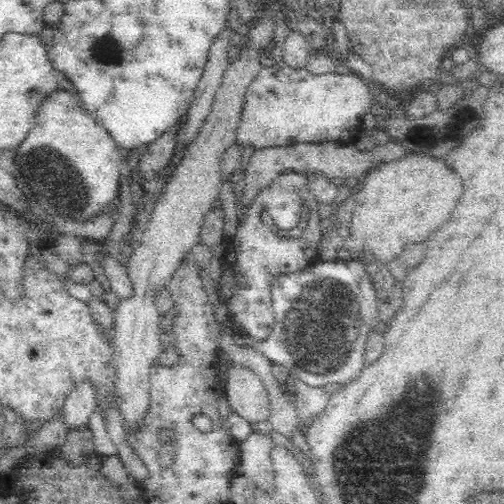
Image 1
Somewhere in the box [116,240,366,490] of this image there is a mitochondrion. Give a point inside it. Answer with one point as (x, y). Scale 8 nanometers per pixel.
(318, 322)

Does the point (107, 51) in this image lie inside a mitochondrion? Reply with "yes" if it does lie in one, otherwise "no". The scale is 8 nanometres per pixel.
yes

